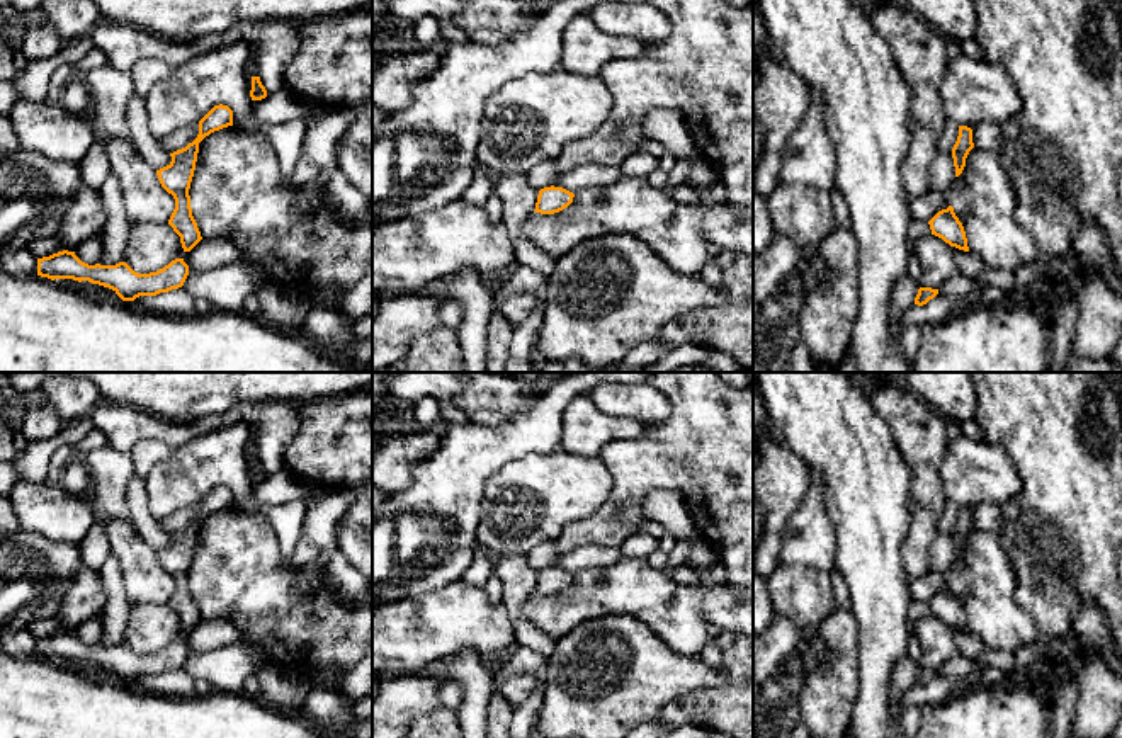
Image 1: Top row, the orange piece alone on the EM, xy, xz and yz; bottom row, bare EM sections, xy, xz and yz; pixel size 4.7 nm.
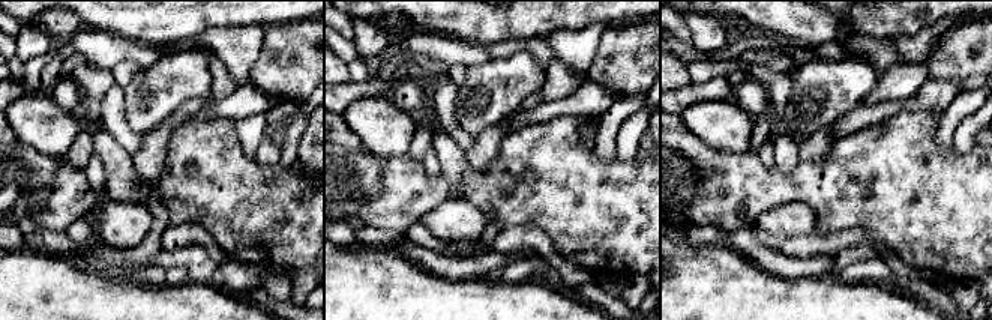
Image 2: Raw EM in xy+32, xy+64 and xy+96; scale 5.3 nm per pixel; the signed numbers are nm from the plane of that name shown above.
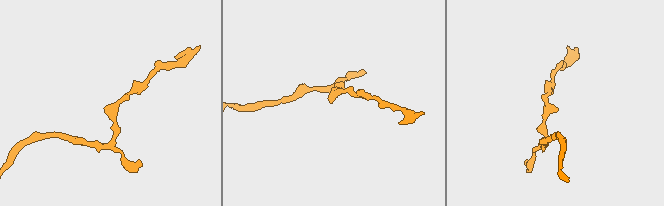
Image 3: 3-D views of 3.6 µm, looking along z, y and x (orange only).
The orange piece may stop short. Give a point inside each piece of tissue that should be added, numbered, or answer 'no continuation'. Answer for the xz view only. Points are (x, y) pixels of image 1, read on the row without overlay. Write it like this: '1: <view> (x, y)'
no continuation

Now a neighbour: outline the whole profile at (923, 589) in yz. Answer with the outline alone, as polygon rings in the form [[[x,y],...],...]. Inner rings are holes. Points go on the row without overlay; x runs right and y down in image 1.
[[[928,570],[925,575],[911,582],[911,597],[913,600],[930,602],[949,583],[949,573]]]

